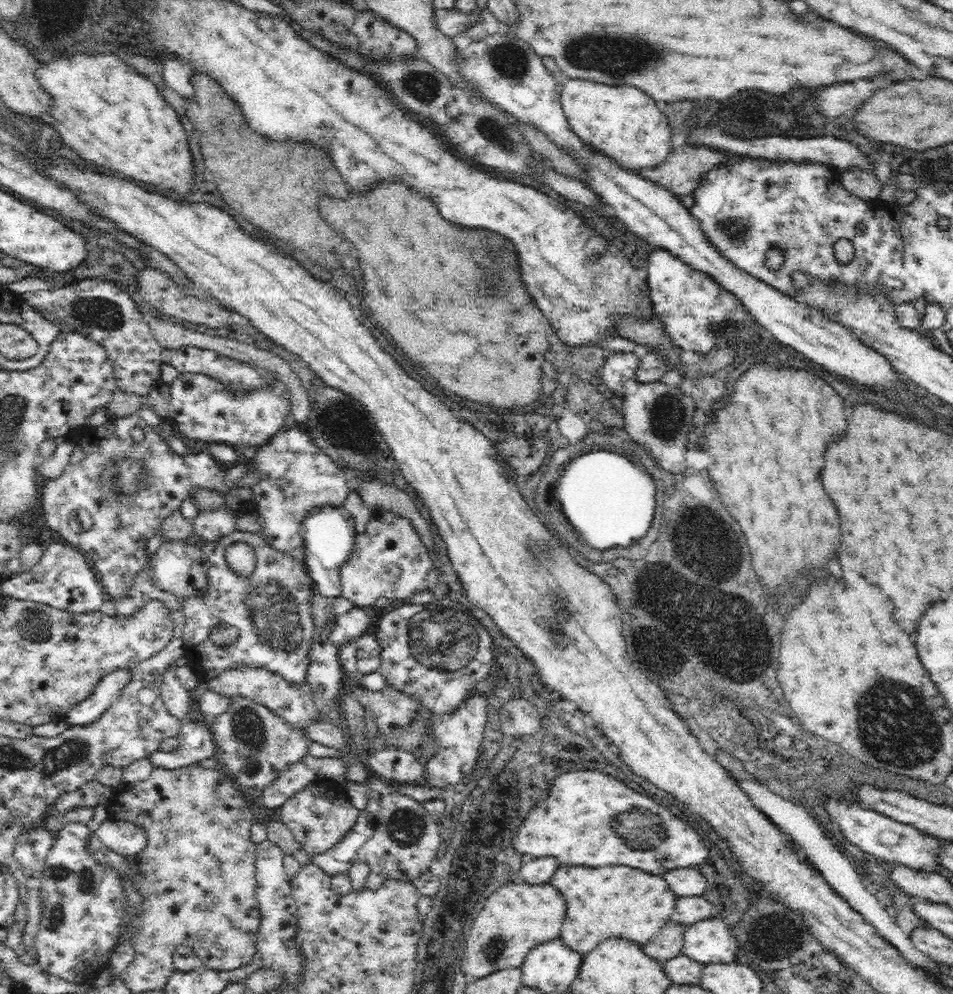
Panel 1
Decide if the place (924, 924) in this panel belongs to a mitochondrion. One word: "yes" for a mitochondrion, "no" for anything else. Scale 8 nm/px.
no

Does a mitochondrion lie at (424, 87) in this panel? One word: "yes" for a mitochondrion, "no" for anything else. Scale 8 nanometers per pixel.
yes

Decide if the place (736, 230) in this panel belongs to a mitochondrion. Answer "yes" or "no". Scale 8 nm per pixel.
yes

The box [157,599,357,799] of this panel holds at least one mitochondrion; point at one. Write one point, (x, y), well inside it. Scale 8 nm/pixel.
(249, 728)

